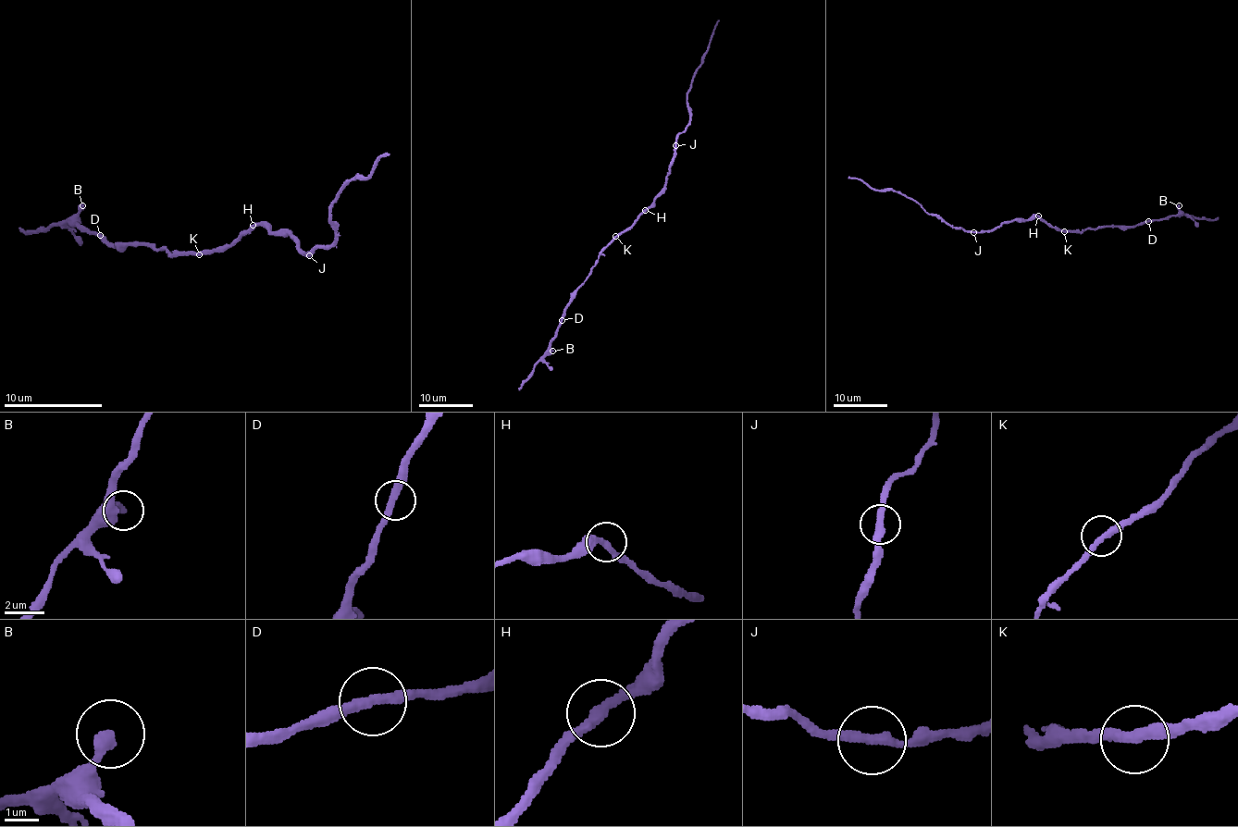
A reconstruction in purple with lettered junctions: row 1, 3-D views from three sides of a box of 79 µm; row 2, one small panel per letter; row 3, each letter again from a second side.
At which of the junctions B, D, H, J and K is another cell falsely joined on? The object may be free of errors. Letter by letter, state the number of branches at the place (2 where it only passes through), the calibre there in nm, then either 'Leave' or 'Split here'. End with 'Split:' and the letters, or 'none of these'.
B: Branches: 1. Thickness 400 nm. Leave
D: Branches: 2. Thickness 320 nm. Leave
H: Branches: 2. Thickness 300 nm. Leave
J: Branches: 2. Thickness 320 nm. Leave
K: Branches: 2. Thickness 320 nm. Leave
Split: none of these

